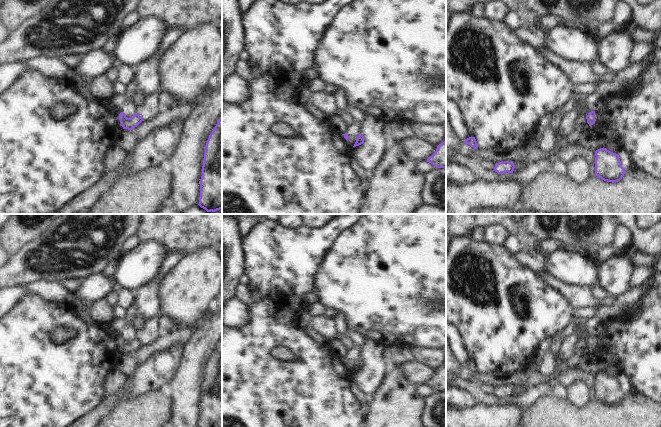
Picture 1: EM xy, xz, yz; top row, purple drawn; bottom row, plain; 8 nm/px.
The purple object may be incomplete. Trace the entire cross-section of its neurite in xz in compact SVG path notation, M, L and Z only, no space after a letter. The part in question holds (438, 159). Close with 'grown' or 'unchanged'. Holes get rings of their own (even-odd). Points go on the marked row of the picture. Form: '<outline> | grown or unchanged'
M446 140L437 146L435 153L427 159L427 162L437 168L446 168Z | unchanged

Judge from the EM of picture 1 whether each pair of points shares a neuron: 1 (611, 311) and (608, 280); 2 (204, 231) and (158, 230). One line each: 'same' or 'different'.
1: different
2: same

